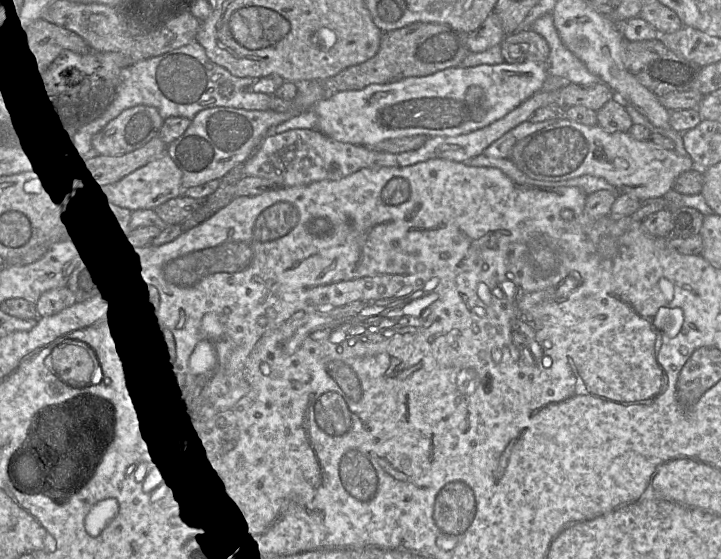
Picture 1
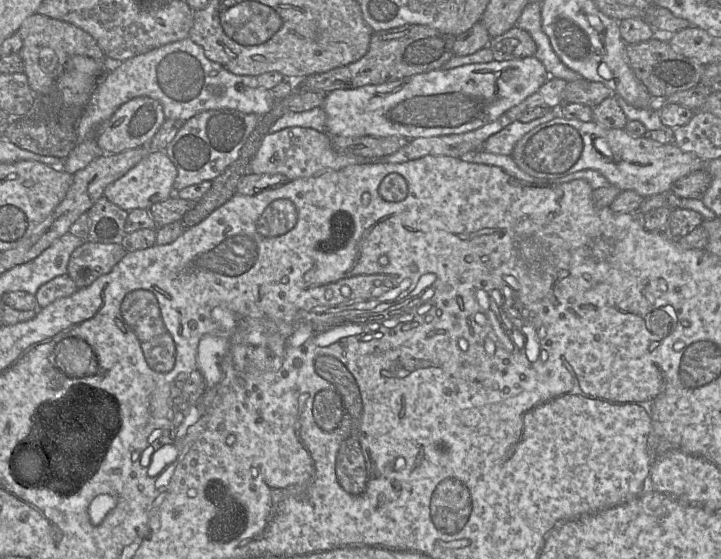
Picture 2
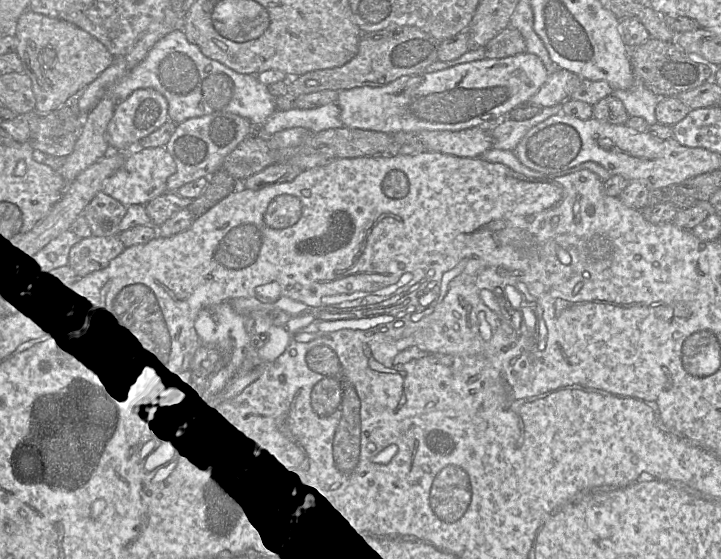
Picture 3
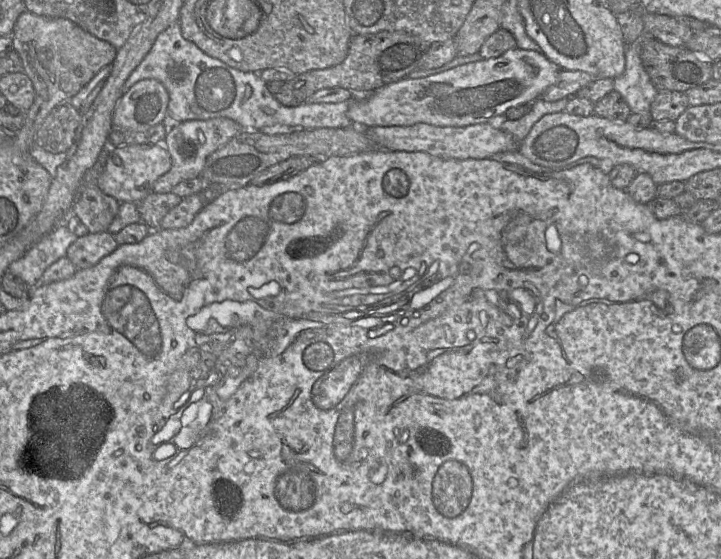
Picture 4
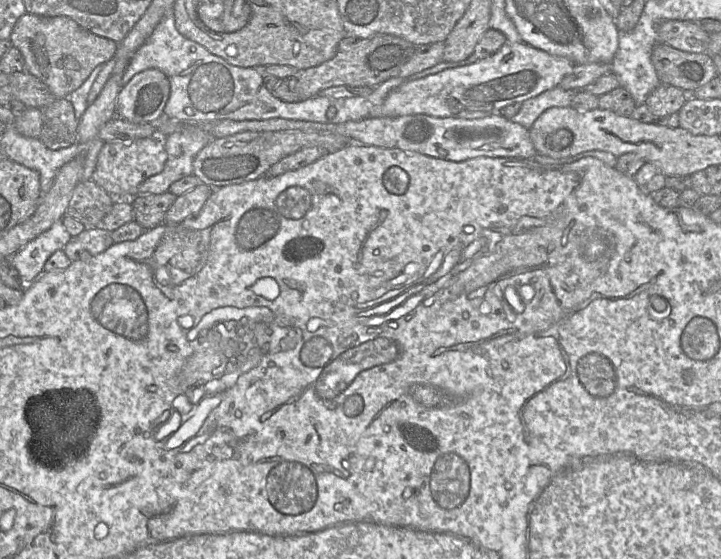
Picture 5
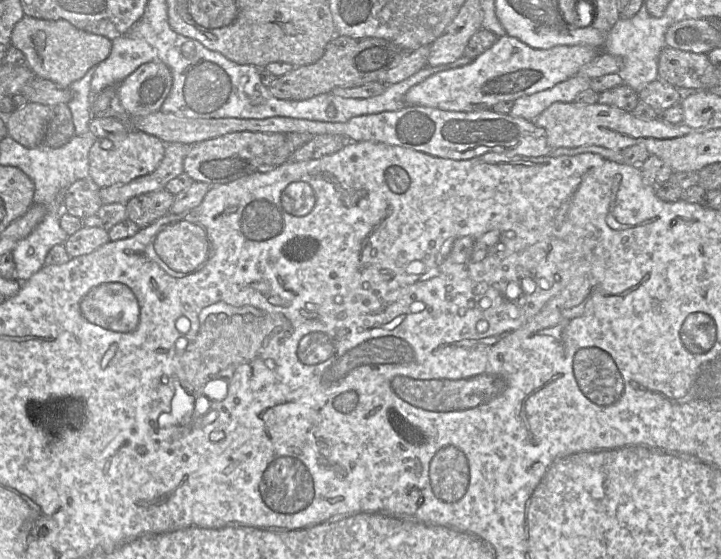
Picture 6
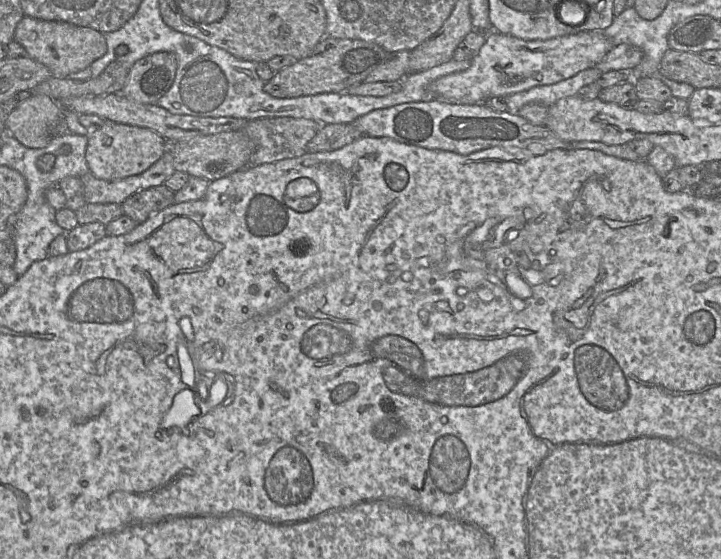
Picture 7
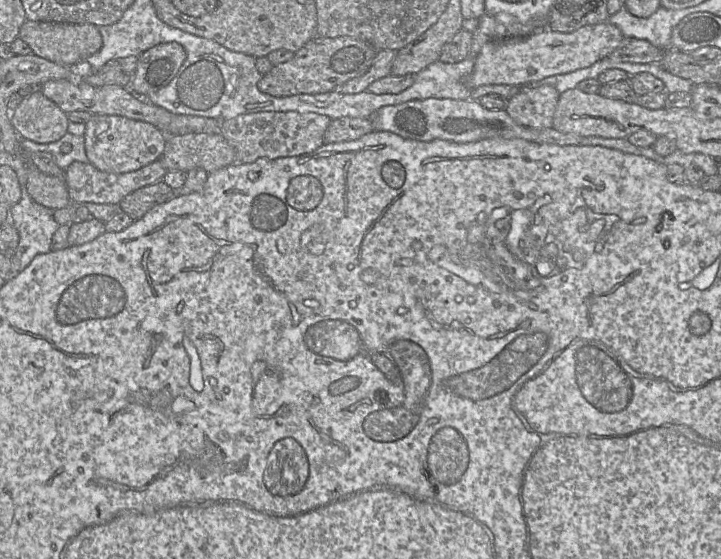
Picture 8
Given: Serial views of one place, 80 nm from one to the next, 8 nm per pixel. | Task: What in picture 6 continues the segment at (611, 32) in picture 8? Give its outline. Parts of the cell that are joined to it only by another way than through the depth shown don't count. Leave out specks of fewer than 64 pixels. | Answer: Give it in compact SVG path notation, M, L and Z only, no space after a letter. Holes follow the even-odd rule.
M503 35L470 64L439 72L411 87L405 94L405 102L407 106L457 112L492 109L499 102L515 101L568 80L601 51L583 45L534 49L515 37Z

